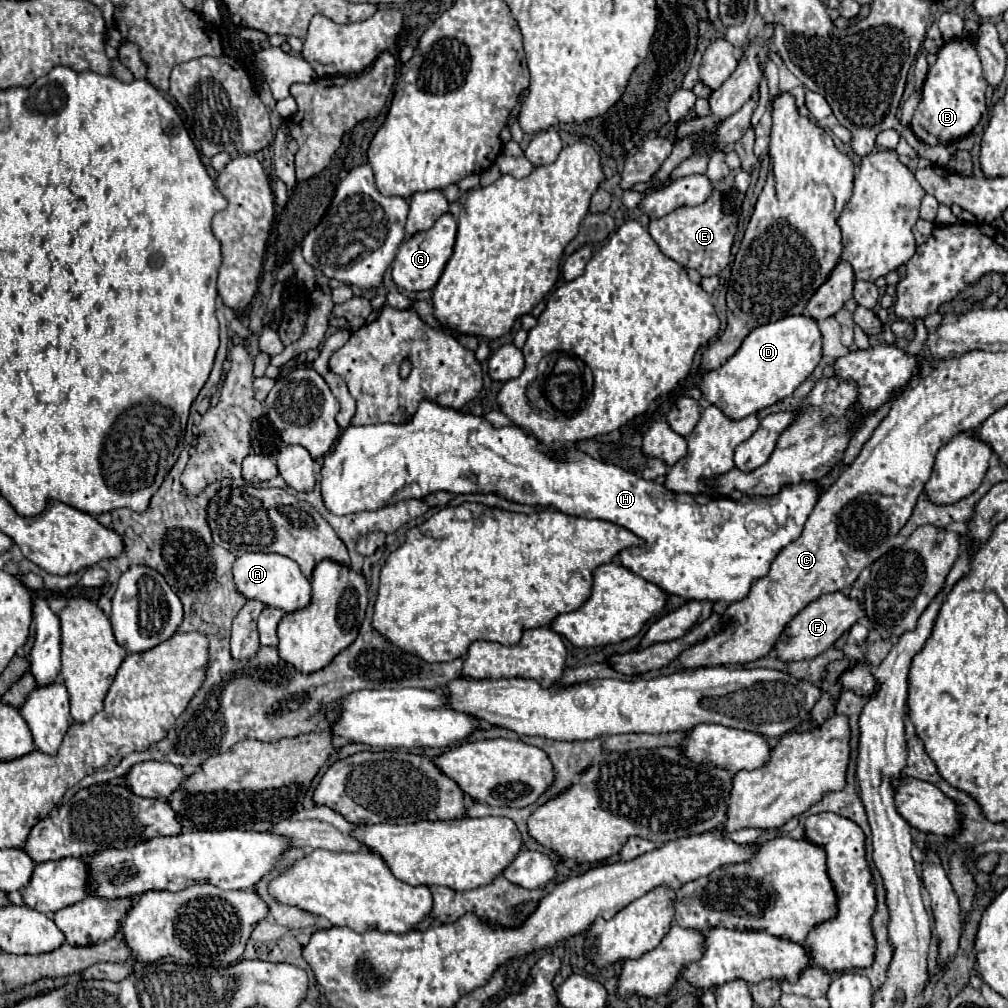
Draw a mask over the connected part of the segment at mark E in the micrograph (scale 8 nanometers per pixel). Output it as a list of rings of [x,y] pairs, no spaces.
[[[715,188],[703,204],[693,208],[677,208],[659,220],[653,220],[649,224],[649,232],[667,258],[679,262],[683,268],[697,270],[701,276],[717,276],[731,262],[737,222],[739,210],[727,204],[725,194]]]

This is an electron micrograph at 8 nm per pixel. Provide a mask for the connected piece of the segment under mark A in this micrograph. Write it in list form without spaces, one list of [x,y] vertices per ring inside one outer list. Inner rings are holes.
[[[253,552],[253,554],[241,554],[233,562],[233,582],[237,590],[245,598],[261,600],[263,604],[271,608],[281,608],[285,612],[293,612],[299,608],[305,608],[311,598],[311,584],[301,574],[299,566],[281,554],[265,554],[265,552]]]

